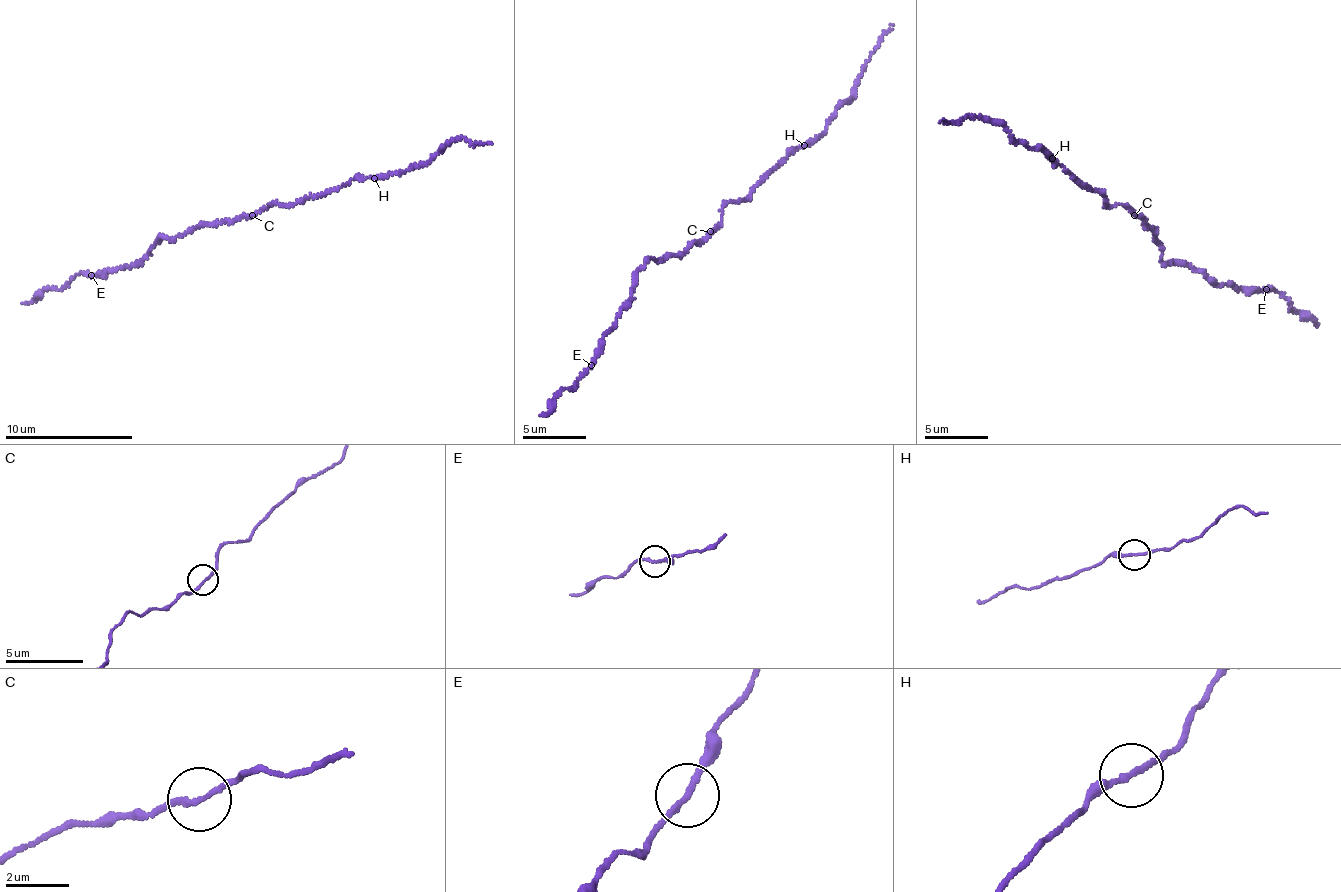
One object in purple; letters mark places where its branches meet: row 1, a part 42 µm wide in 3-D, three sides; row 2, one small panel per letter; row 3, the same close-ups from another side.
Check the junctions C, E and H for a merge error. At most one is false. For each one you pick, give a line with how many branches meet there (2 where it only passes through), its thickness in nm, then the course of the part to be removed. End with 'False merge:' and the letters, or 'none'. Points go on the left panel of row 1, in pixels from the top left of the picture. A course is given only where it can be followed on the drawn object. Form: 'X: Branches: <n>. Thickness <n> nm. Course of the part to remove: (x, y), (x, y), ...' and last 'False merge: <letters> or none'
H: Branches: 2. Thickness 170 nm. Course of the part to remove: (373, 177), (400, 176), (439, 152), (457, 137), (492, 144)
False merge: H

